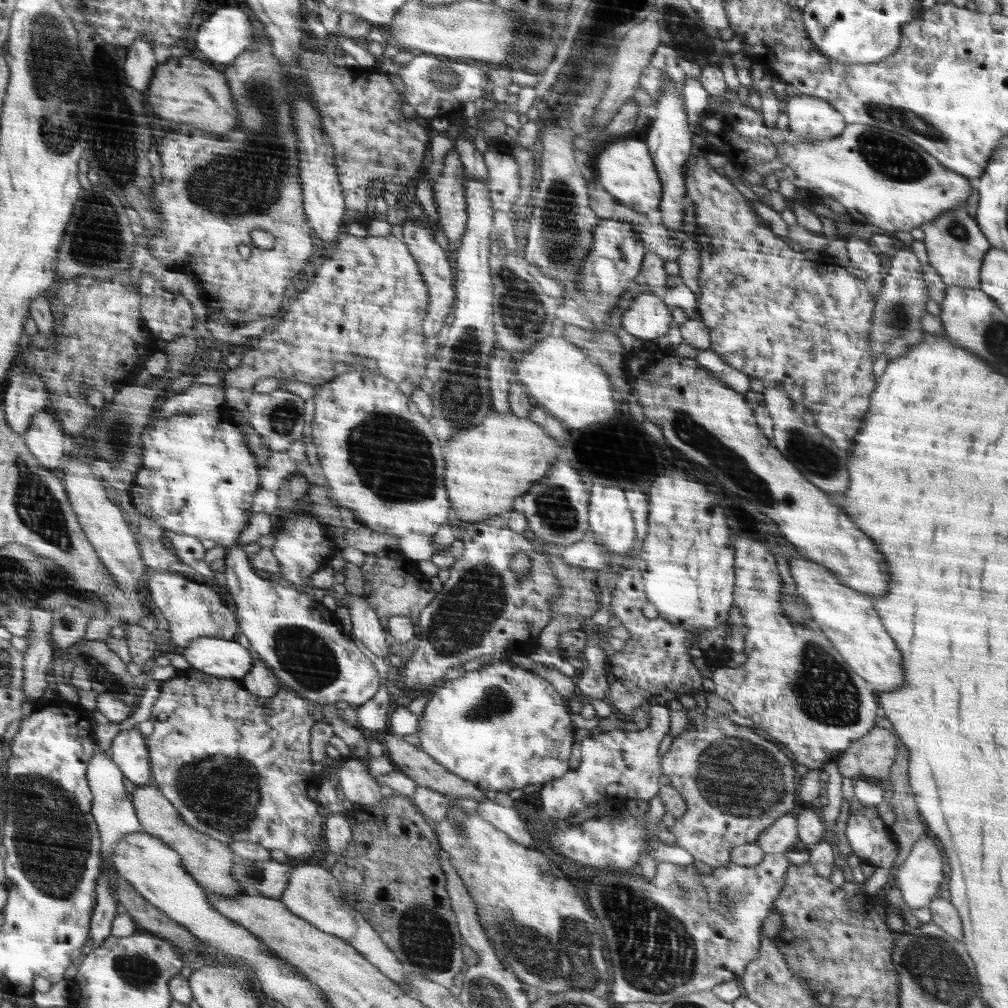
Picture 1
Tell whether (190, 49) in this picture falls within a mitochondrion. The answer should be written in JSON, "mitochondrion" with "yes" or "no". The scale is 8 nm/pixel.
{"mitochondrion":"no"}

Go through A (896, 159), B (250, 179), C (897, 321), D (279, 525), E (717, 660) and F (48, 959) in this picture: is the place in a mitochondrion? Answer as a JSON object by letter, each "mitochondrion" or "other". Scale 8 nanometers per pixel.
{"A":"mitochondrion","B":"mitochondrion","C":"mitochondrion","D":"other","E":"other","F":"other"}

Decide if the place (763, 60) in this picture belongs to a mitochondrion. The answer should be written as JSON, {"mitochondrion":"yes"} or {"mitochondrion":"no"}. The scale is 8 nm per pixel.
{"mitochondrion":"no"}

